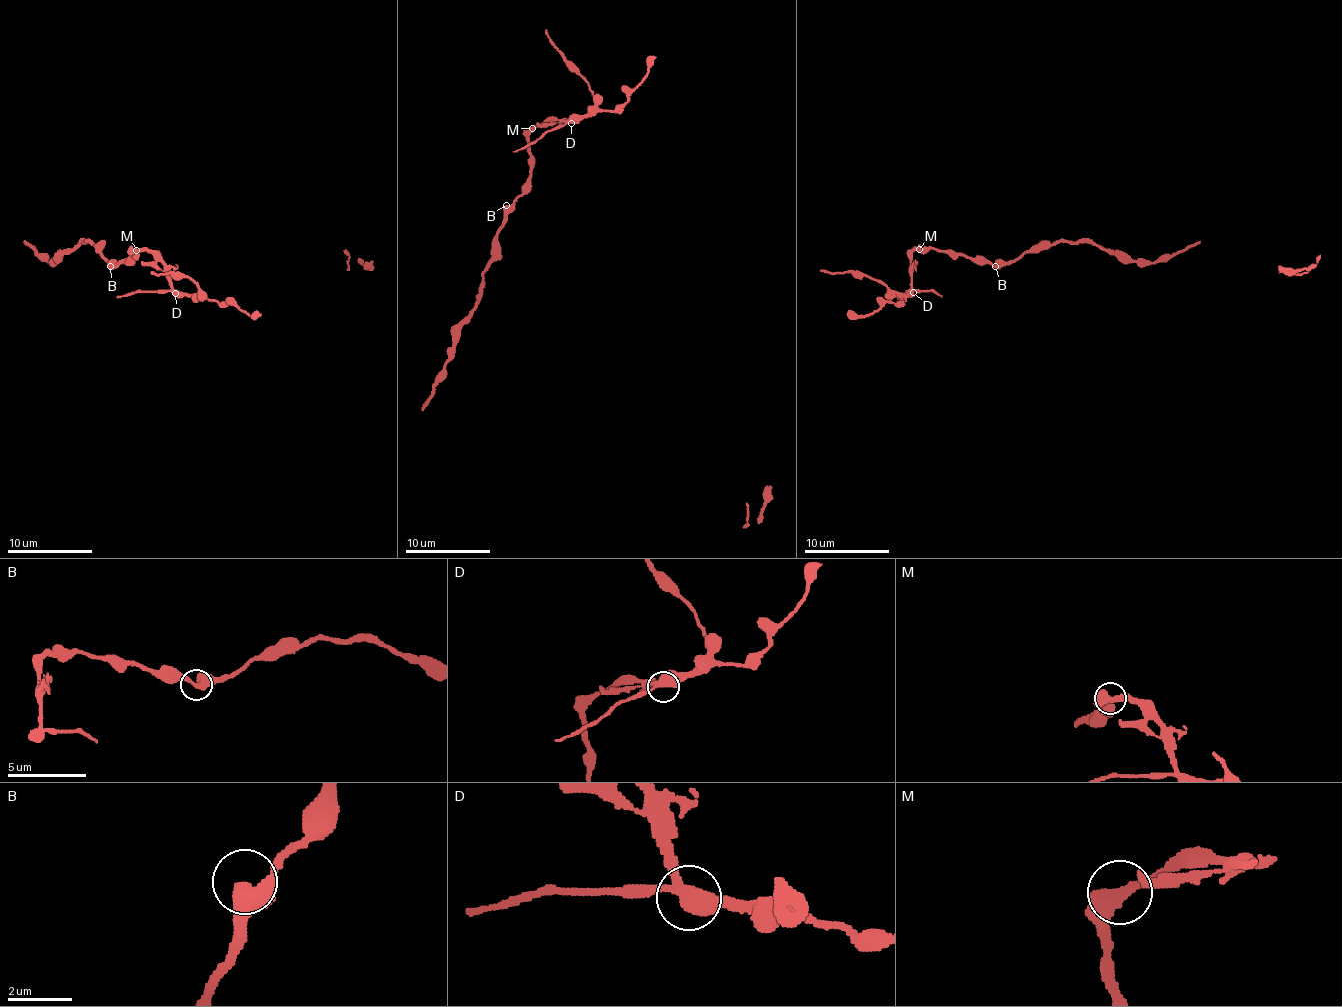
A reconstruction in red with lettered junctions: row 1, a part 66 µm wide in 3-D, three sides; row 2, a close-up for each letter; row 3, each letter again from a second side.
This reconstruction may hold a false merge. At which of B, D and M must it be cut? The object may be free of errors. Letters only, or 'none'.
D

